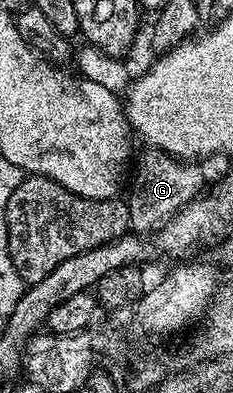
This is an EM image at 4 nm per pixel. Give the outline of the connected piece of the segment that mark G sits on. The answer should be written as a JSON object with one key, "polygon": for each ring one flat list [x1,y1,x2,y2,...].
{"polygon":[[148,151,139,162,135,176,129,182,128,225,137,234,153,234,168,223,182,207,200,195,204,176,196,165,172,158,162,152]]}

